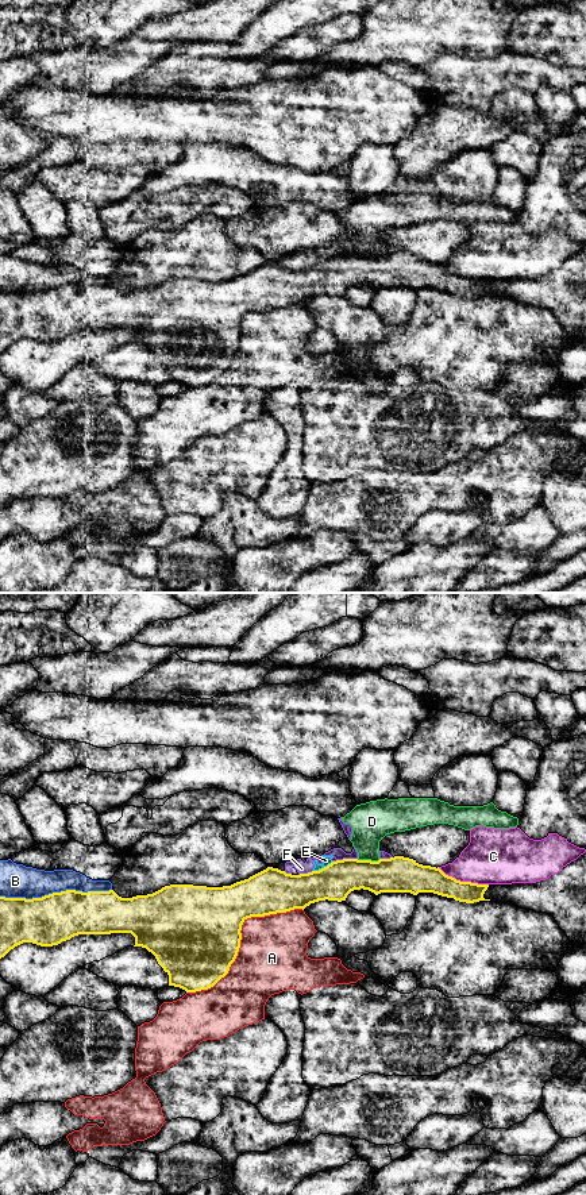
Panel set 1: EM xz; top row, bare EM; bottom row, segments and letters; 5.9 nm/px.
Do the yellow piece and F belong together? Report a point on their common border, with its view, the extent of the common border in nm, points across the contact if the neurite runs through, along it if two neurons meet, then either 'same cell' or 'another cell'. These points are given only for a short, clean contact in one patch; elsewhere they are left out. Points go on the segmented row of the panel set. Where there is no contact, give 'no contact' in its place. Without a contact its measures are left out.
meets yellow in xz at (344, 859); contact 150 nm long; another cell

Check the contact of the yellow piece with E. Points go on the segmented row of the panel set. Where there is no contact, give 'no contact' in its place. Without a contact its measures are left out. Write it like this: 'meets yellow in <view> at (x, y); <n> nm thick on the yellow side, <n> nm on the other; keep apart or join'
meets yellow in xz at (324, 867); 220 nm thick on the yellow side, 50 nm on the other; keep apart

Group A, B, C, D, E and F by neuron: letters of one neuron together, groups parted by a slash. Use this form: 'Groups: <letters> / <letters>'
Groups: A / B / C / D E F

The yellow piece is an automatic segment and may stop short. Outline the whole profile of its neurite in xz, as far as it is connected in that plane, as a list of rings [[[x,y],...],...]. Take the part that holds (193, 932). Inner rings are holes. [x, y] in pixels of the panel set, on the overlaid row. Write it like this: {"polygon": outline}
{"polygon": [[[394,856],[378,861],[343,859],[308,874],[292,875],[278,868],[266,870],[231,886],[207,887],[170,884],[161,890],[132,898],[109,891],[53,893],[42,898],[0,897],[0,959],[11,949],[32,942],[41,947],[58,945],[78,934],[131,933],[134,947],[146,948],[169,975],[169,986],[186,992],[213,987],[235,961],[242,940],[242,925],[247,918],[305,909],[319,901],[346,901],[354,890],[381,893],[433,893],[459,902],[474,903],[485,899],[489,884],[460,882],[446,875],[439,867],[423,866],[416,860]]]}

